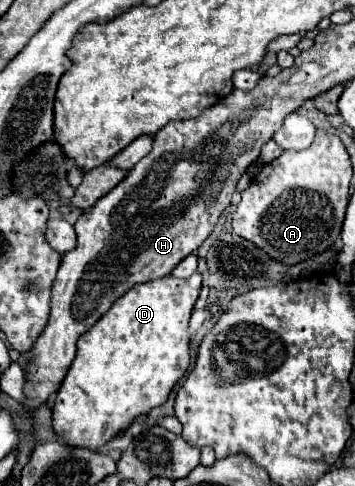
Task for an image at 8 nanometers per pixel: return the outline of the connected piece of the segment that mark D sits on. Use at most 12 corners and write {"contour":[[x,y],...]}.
{"contour":[[138,284],[78,338],[52,428],[98,452],[190,366],[200,288]]}

